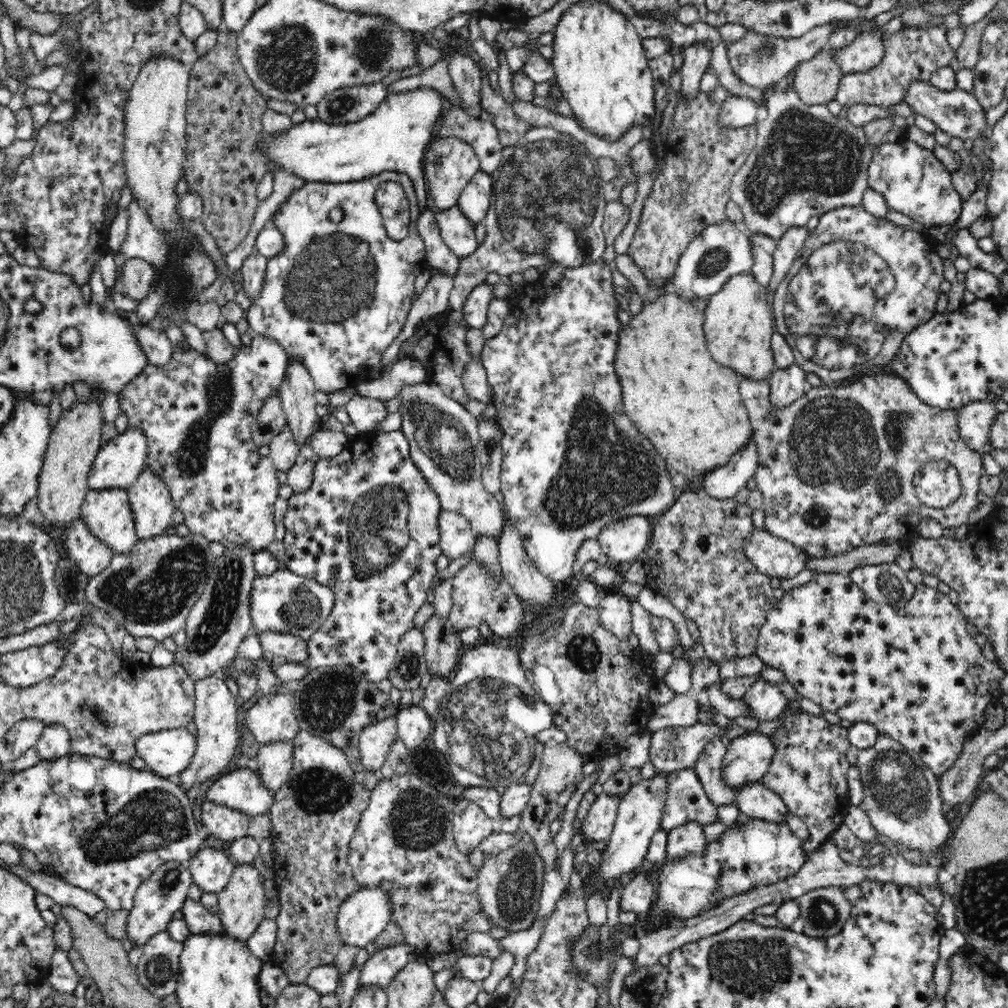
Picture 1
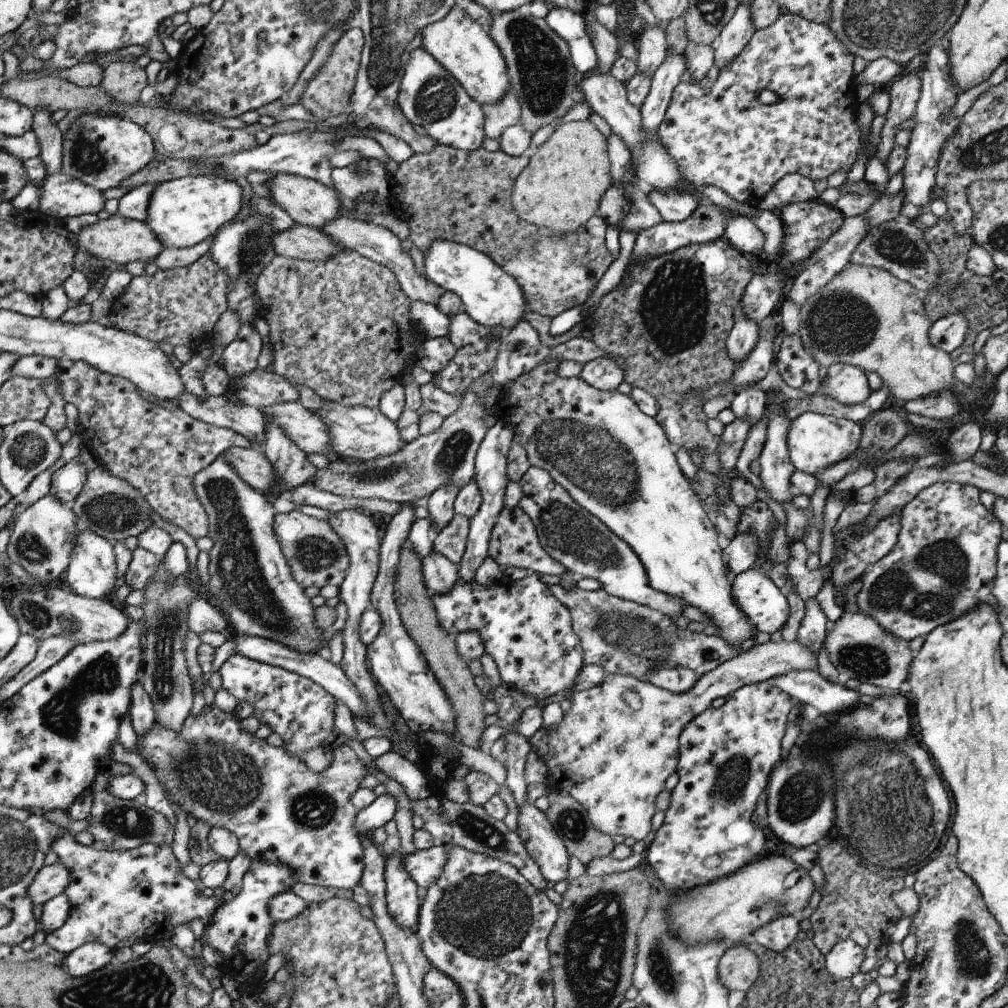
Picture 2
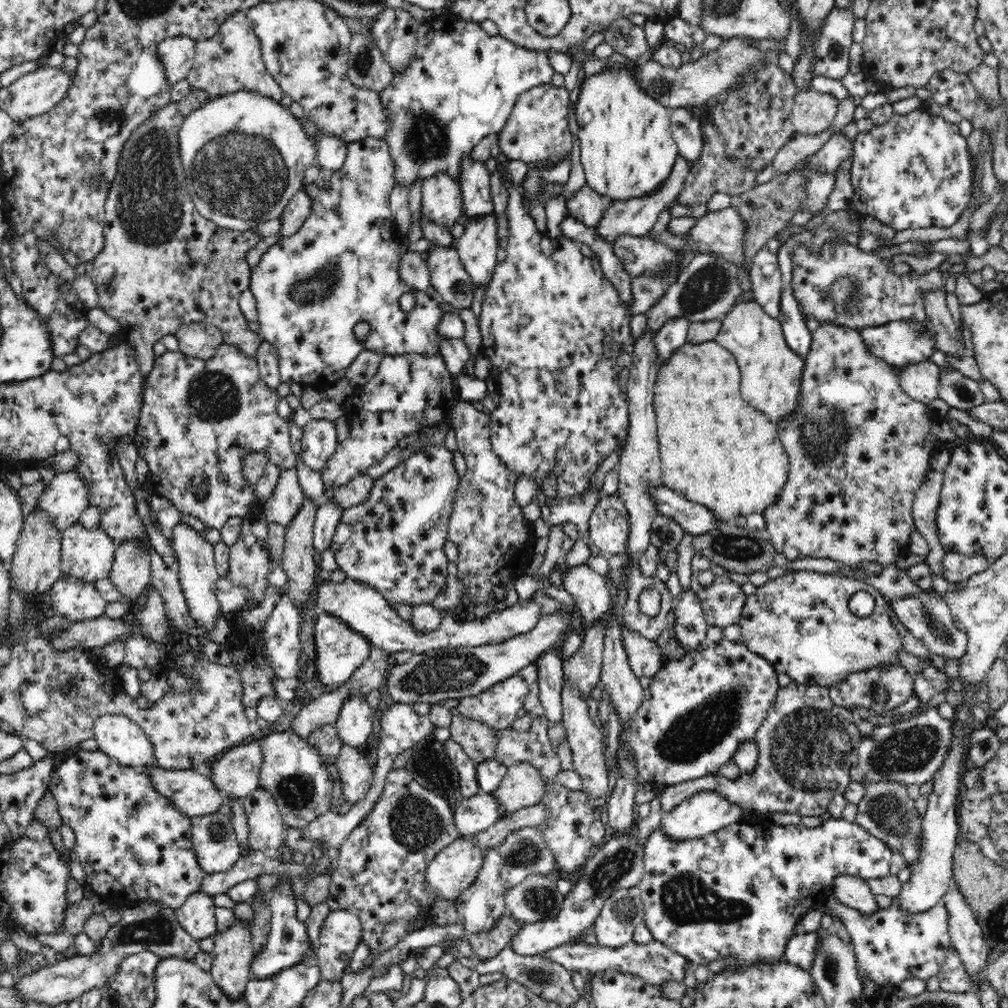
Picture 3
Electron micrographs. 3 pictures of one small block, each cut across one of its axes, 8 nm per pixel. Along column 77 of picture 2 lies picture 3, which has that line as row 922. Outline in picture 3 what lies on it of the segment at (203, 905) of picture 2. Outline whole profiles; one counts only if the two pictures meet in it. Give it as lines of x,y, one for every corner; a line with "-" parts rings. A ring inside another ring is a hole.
830,895
821,910
830,918
840,919
850,933
858,977
862,985
868,978
875,983
876,992
873,1003
870,1003
872,1005
885,1004
889,993
905,978
916,977
927,981
937,975
947,952
952,948
949,912
942,903
927,912
908,915
900,909
896,898
893,898
889,908
882,908
874,915
862,915

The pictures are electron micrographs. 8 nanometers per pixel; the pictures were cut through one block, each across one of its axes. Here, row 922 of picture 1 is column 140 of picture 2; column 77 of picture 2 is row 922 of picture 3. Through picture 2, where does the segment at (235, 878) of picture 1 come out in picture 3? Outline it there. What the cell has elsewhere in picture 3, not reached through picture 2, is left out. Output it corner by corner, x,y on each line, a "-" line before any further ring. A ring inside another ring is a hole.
236,920
234,923
226,933
218,933
214,937
214,949
211,952
213,963
209,973
215,984
219,986
219,990
230,1001
236,1002
243,998
247,984
252,979
250,966
252,966
254,950
250,931
242,927
241,921

